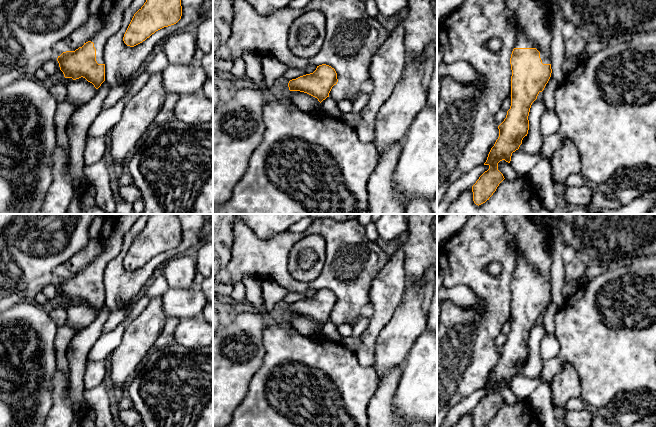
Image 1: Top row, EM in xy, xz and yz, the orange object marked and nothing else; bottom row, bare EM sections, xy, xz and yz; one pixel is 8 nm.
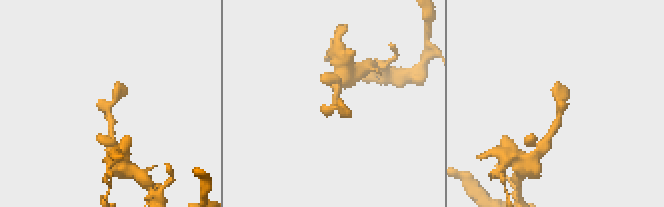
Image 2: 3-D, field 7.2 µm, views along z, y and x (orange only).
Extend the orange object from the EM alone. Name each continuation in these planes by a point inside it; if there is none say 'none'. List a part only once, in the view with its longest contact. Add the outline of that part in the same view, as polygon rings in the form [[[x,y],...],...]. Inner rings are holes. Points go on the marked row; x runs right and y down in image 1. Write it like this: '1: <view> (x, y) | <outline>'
1: yz (530, 15) | [[[505,0],[513,13],[519,32],[515,48],[536,48],[543,64],[551,64],[552,33],[546,27],[547,6],[540,0]]]

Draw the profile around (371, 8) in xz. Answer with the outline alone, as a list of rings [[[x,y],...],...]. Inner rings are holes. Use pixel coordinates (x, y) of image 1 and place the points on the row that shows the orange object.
[[[367,0],[365,2],[365,9],[366,12],[371,16],[371,17],[376,17],[379,14],[379,10],[377,8],[377,3],[375,0]]]

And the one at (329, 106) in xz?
[[[327,97],[320,103],[320,109],[327,114],[339,118],[353,128],[356,128],[361,121],[360,112],[343,113],[339,109],[337,102],[331,97]]]

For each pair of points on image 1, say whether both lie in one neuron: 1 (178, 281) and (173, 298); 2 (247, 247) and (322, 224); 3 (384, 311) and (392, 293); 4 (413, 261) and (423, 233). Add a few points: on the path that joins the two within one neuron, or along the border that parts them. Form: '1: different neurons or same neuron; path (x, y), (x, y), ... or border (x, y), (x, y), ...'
1: different neurons; border (193, 286), (188, 288), (169, 288)
2: same neuron; path (266, 247), (279, 247), (287, 239), (303, 234)
3: same neuron; path (384, 307), (384, 301), (388, 297)
4: same neuron; path (420, 254), (421, 240)

